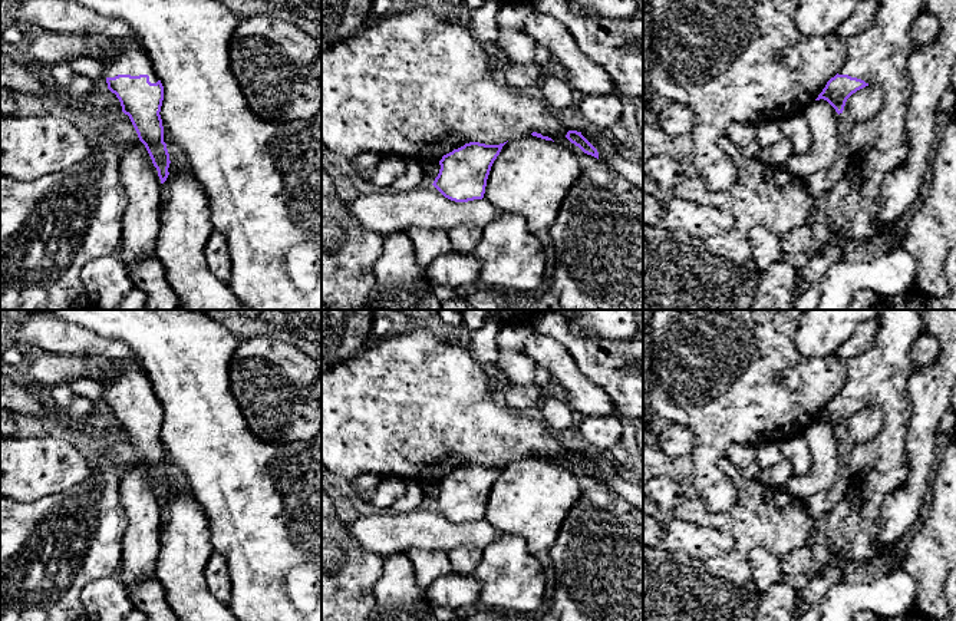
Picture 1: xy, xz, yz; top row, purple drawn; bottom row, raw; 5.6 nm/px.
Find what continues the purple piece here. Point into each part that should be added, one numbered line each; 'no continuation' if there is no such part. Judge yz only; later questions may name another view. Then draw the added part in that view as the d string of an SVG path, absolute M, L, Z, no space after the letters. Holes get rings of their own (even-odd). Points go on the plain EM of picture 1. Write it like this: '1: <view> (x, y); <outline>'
1: yz (879, 377); M881 310L877 320L881 323L873 347L861 356L847 360L847 377L838 396L848 396L878 407L884 414L883 430L867 443L856 443L850 450L847 489L838 503L828 513L828 546L830 555L848 568L873 569L877 572L891 572L901 568L906 548L912 535L919 528L912 529L894 546L876 548L874 541L878 535L880 515L889 495L900 489L909 476L909 458L906 449L907 432L913 416L913 406L906 386L913 371L909 351L913 341L922 333L917 310ZM860 490L863 502L851 502L851 493Z

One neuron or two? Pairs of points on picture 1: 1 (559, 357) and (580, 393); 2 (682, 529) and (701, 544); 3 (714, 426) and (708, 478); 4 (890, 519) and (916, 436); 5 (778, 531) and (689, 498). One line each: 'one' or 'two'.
1: one
2: one
3: one
4: one
5: one

